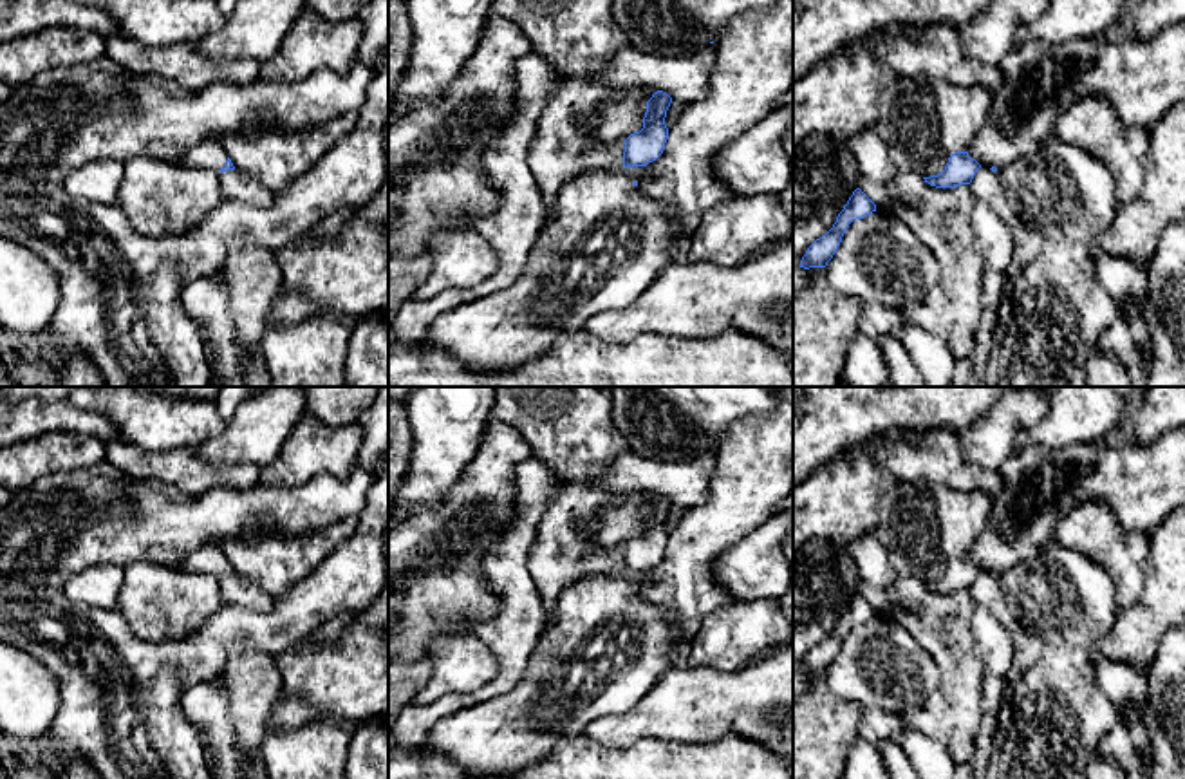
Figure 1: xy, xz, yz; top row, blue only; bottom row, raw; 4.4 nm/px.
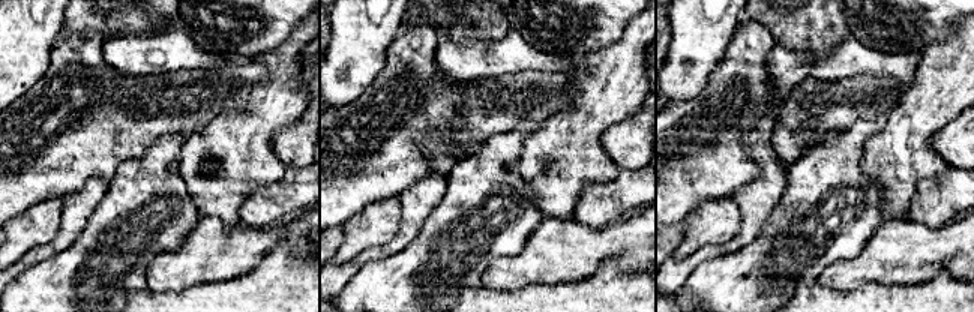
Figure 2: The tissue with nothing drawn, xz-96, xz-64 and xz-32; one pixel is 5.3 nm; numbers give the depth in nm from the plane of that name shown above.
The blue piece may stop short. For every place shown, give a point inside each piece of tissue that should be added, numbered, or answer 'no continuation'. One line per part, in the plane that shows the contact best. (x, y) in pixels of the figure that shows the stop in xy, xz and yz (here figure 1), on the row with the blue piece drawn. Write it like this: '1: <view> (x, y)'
1: xy (208, 154)

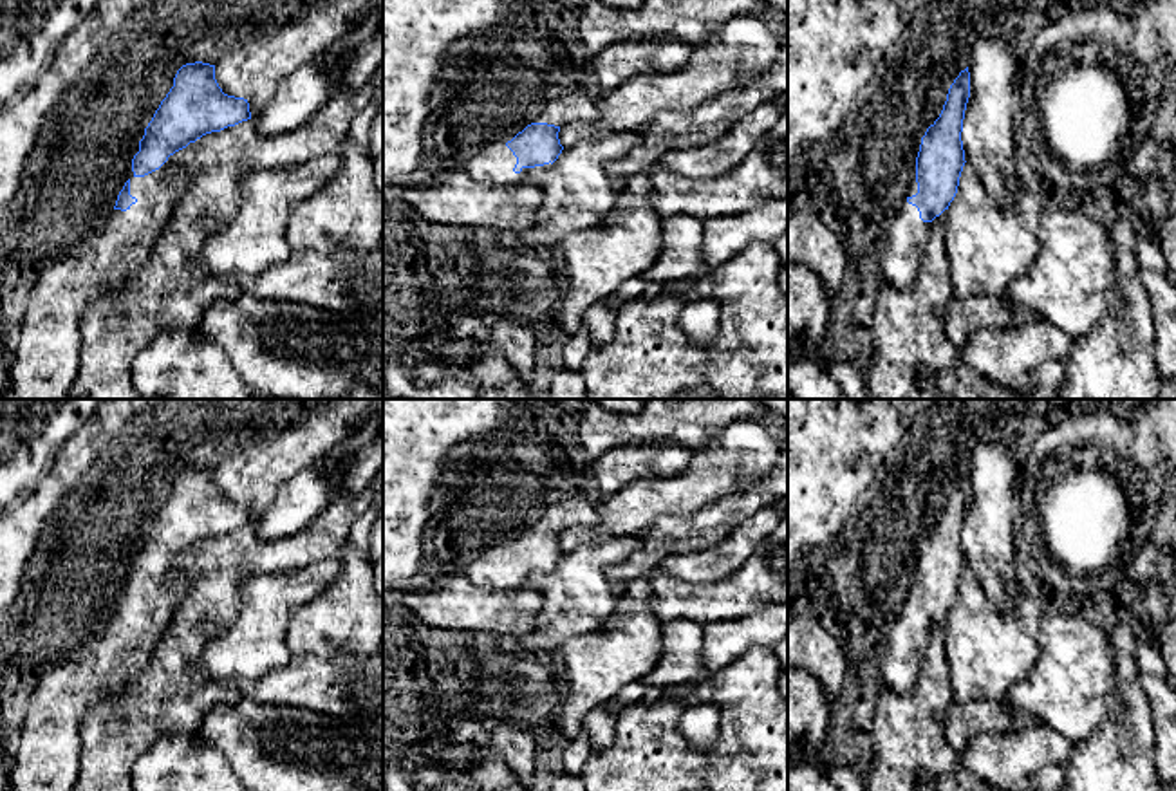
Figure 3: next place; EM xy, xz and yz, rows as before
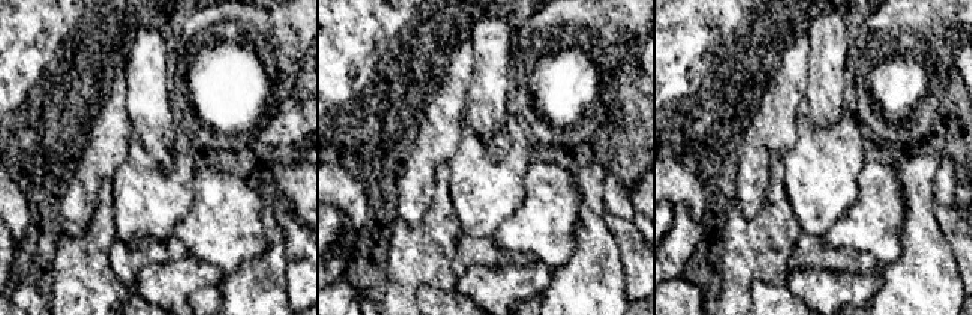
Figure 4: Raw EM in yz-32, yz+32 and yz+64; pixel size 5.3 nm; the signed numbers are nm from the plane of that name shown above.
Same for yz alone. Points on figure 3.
1: yz (907, 235)

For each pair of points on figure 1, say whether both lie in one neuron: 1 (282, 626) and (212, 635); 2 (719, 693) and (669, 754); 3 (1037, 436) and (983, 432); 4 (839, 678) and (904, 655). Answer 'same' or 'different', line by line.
1: same
2: different
3: different
4: same

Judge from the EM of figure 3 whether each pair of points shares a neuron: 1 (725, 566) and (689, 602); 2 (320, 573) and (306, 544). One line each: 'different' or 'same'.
1: different
2: different

